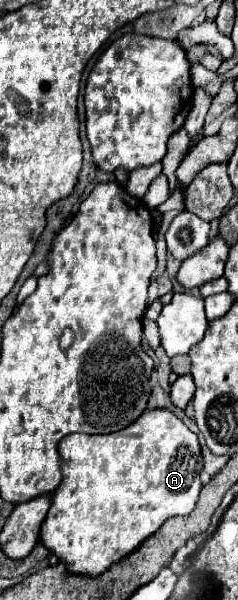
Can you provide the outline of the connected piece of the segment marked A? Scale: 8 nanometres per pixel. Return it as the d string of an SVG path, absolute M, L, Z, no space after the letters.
M145 410L125 432L115 434L69 434L59 442L63 480L53 492L51 508L41 526L41 544L59 556L73 574L99 576L111 564L123 560L139 544L155 534L167 518L187 516L201 492L199 472L203 468L197 434L193 434L169 410Z

